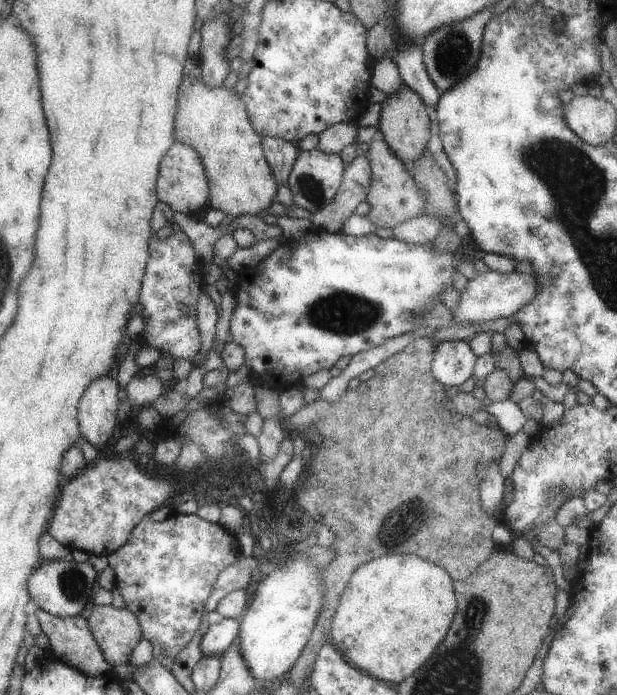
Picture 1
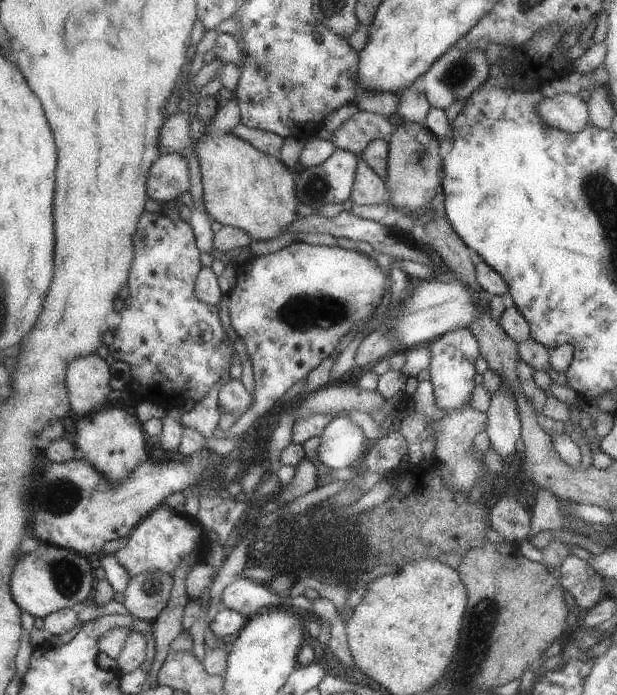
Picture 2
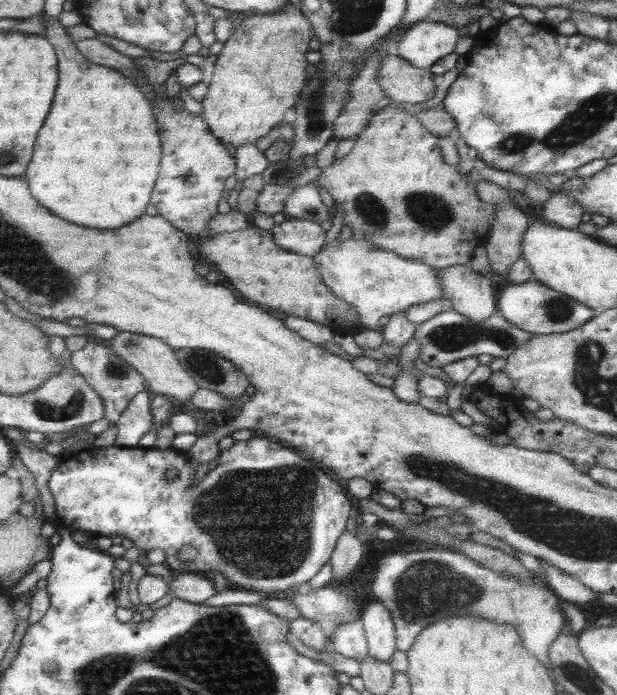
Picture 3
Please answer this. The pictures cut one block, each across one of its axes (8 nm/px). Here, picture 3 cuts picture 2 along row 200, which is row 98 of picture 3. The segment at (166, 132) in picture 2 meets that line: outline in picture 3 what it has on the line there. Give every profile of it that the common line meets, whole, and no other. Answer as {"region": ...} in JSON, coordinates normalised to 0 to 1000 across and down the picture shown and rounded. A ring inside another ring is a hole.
{"region":[[[465,1],[455,12],[447,16],[429,19],[428,22],[400,22],[391,23],[387,33],[376,40],[374,49],[368,53],[368,58],[361,62],[361,68],[347,89],[345,106],[340,114],[340,119],[335,125],[331,140],[324,144],[327,157],[323,163],[324,168],[331,173],[332,181],[339,186],[339,190],[361,207],[374,207],[382,214],[389,207],[410,206],[418,199],[429,193],[442,191],[444,183],[459,170],[459,161],[465,155],[476,153],[476,147],[491,127],[496,118],[498,109],[498,89],[494,88],[494,78],[502,73],[499,60],[507,55],[509,43],[504,40],[502,32],[491,23],[485,7],[475,7]]]}

